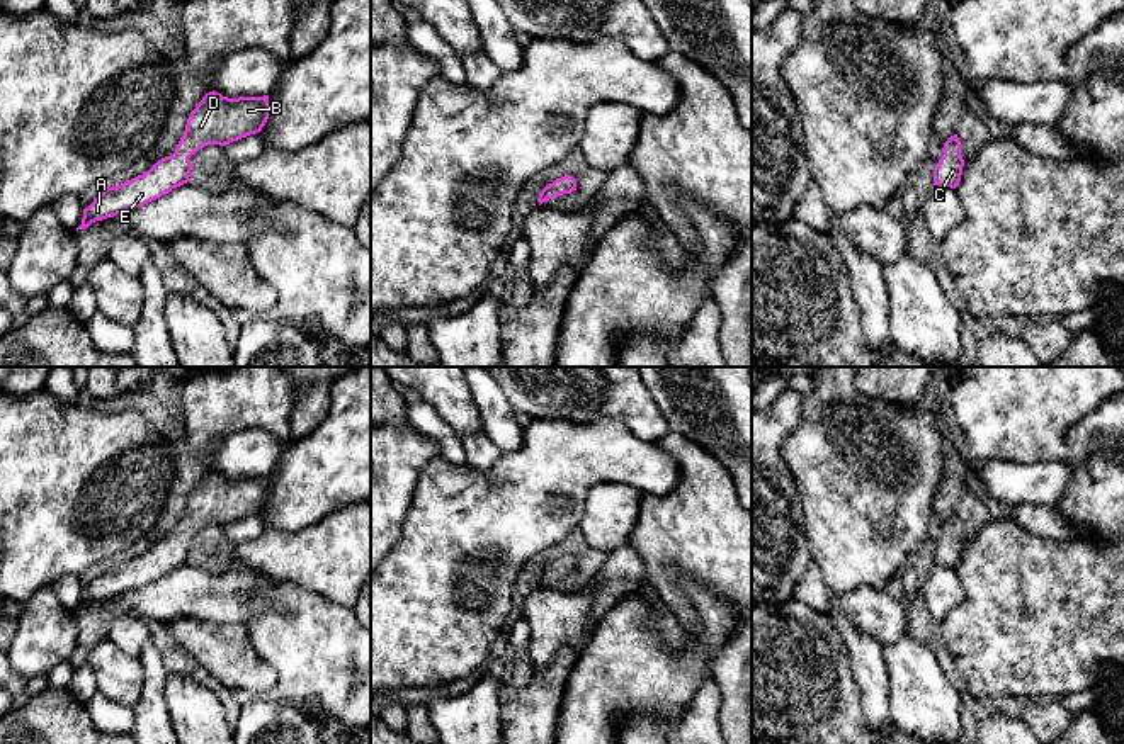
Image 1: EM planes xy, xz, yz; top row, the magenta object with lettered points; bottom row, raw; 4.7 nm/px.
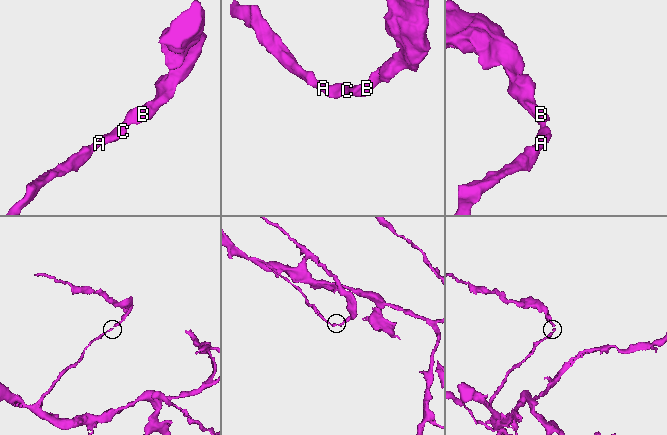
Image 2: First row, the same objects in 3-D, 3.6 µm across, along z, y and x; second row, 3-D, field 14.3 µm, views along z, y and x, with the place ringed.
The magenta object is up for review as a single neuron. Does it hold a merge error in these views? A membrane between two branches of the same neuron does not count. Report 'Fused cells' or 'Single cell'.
Single cell

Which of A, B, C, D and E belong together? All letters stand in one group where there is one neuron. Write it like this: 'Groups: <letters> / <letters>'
Groups: A B C D E

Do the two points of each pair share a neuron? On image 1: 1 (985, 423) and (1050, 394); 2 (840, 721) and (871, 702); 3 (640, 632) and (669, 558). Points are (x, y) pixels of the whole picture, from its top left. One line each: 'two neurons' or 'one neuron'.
1: one neuron
2: two neurons
3: two neurons

